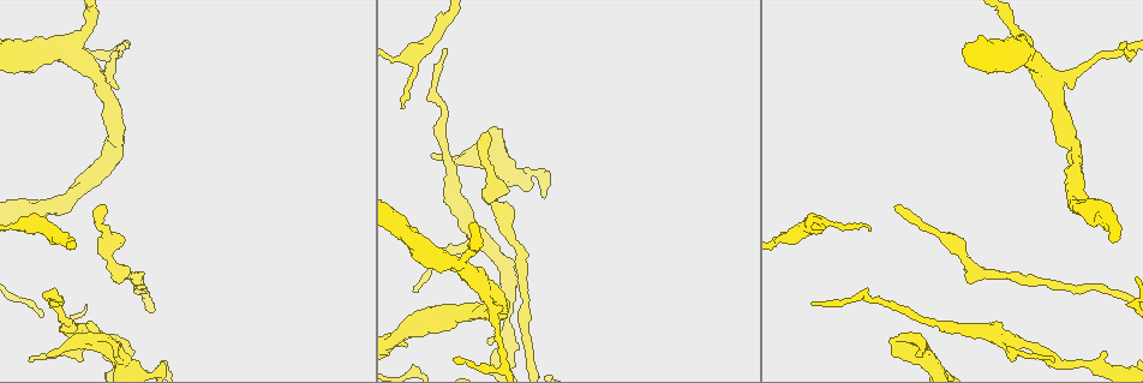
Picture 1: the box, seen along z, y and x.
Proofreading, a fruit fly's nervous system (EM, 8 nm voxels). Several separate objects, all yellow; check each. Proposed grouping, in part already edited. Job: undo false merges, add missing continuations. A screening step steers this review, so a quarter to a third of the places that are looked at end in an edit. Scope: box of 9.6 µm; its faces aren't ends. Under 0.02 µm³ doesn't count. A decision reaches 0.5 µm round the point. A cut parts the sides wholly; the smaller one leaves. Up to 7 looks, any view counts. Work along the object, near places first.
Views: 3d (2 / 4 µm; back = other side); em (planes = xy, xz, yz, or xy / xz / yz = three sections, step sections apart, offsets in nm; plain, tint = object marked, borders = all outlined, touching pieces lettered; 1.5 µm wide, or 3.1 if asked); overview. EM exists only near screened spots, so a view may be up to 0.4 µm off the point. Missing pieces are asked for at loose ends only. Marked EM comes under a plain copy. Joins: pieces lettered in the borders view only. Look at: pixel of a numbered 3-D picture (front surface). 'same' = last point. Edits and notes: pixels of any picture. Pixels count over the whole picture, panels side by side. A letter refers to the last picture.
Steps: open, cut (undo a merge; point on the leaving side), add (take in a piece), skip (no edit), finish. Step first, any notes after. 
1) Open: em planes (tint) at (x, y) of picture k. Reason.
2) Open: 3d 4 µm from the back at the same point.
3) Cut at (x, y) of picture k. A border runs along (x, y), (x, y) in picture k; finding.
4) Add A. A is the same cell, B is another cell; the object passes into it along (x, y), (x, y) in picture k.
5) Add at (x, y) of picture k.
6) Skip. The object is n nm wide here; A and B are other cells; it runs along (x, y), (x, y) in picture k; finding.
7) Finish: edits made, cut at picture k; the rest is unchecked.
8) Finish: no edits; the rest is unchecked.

Open: em xz step 4 (borders) at (446, 48) of picture 1. Long arm stops here.

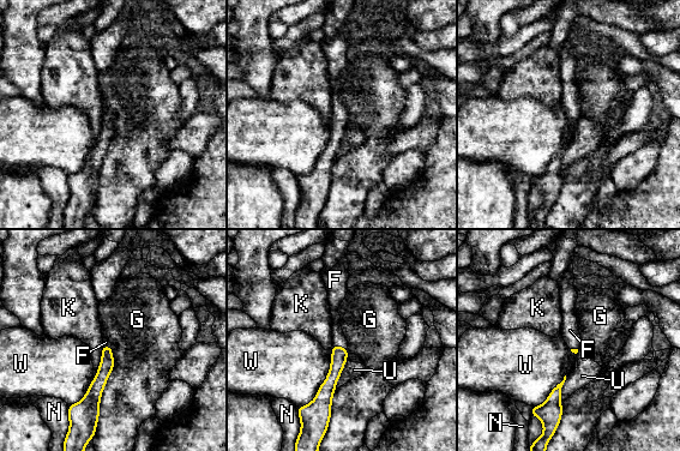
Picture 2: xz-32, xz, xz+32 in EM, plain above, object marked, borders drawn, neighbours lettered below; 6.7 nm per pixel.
Open: em planes (borders) at the same point. Cut it another way.

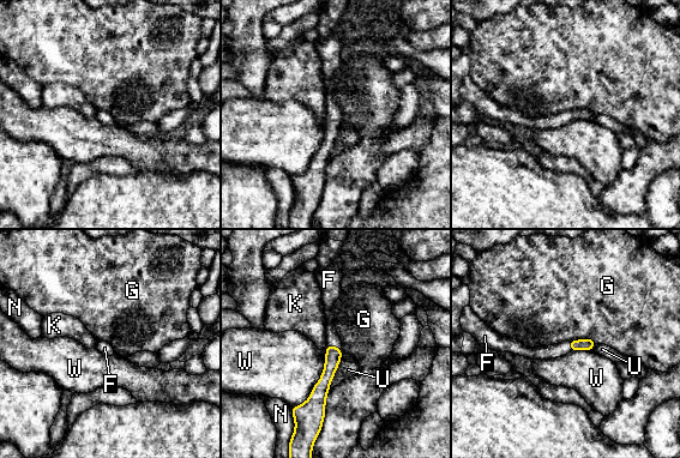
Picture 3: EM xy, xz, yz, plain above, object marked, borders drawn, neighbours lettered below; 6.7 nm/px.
Add F. F is the same cell, G, K, N, U and W are other cells; the object passes into it along (332, 357), (334, 347), (332, 338) in picture 3; it goes on there.

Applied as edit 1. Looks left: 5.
Open: overview.

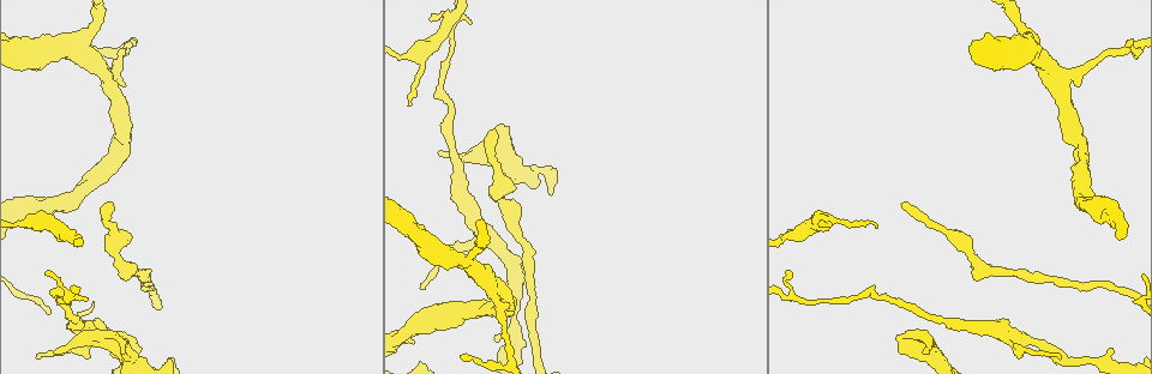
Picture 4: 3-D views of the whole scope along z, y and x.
Open: 3d 4 µm at (877, 226) of picture 4. Free end.

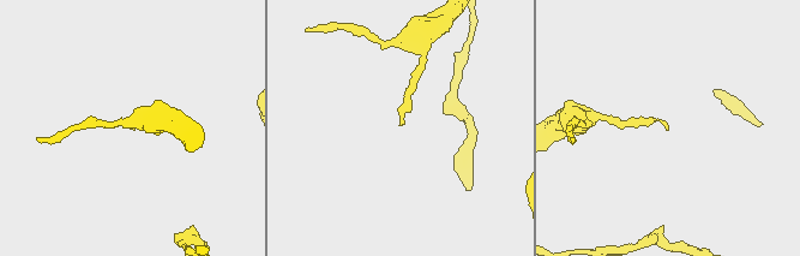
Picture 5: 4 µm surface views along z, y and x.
Open: em planes (tint) at (133, 130) of picture 5. Now the EM.

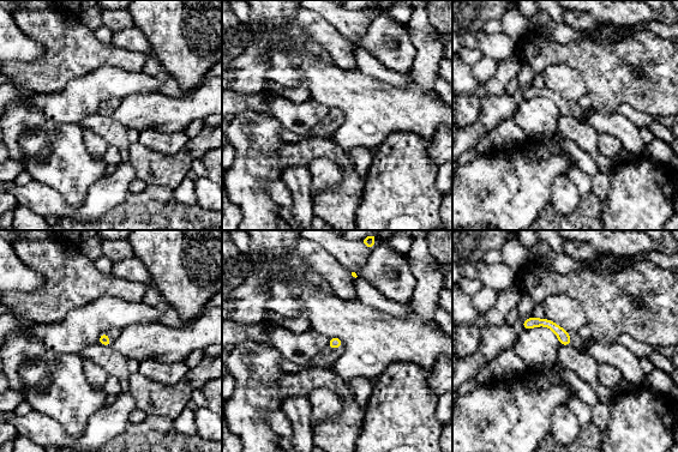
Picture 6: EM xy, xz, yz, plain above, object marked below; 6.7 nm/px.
Open: em planes (borders) at the same point.

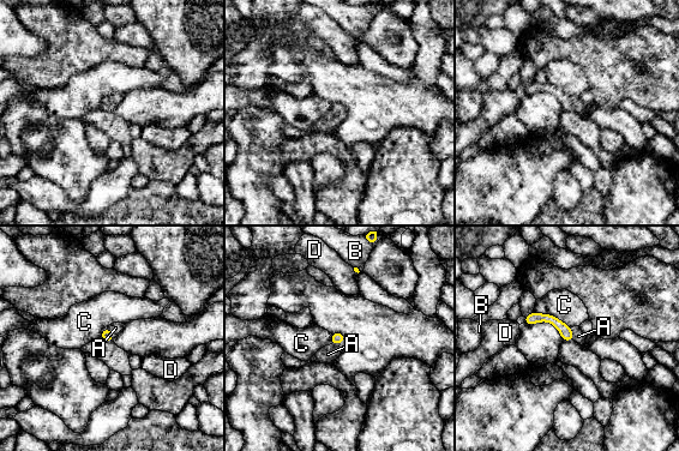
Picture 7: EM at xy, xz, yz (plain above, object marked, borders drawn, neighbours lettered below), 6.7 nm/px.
Add A. The object is 70 nm wide here; A is the same cell, B, C and D are other cells; the object passes into it along (336, 337), (337, 343), (328, 354) in picture 7; it goes on there.

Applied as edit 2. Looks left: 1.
Finish: edits made, add at picture 3, add at picture 7; the rest is unchecked.

